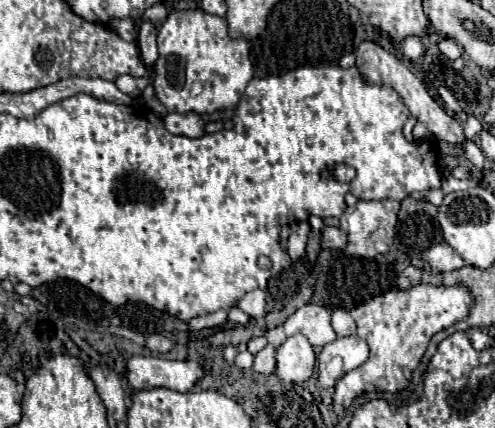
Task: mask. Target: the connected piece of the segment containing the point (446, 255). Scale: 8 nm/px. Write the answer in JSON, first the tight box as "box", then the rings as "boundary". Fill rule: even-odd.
{"box":[426,243,466,271],"boundary":[[[448,243],[432,245],[426,251],[426,261],[430,263],[430,267],[434,271],[454,271],[454,269],[460,269],[466,265],[464,259]]]}

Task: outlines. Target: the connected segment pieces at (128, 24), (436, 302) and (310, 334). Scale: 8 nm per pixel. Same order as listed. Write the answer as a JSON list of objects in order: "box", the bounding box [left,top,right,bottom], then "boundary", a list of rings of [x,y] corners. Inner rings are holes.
[{"box":[110,19,136,41],"boundary":[[[112,19],[110,25],[114,31],[124,39],[124,41],[134,41],[136,39],[136,23],[132,19]]]},{"box":[334,285,474,409],"boundary":[[[414,285],[408,289],[390,289],[382,295],[376,295],[362,305],[350,311],[352,319],[356,321],[358,337],[366,339],[370,347],[370,357],[364,365],[344,375],[334,387],[334,403],[342,405],[344,409],[350,403],[368,393],[368,391],[388,391],[398,393],[406,389],[412,381],[414,369],[420,365],[422,355],[432,339],[434,333],[462,321],[468,317],[468,311],[474,303],[474,297],[468,287],[454,285],[454,287],[436,287],[436,285]]]},{"box":[284,303,336,347],"boundary":[[[306,303],[300,309],[296,309],[294,315],[290,315],[284,321],[286,335],[302,333],[314,347],[324,347],[336,339],[336,333],[330,325],[330,309]]]}]

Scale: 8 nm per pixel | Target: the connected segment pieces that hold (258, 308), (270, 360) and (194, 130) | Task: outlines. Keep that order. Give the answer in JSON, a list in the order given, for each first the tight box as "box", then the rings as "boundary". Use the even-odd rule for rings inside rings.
[{"box":[238,289,266,317],"boundary":[[[254,289],[250,293],[246,293],[238,307],[242,311],[246,311],[250,317],[264,317],[266,315],[266,291],[264,289]]]},{"box":[254,345,276,375],"boundary":[[[266,345],[260,353],[254,355],[254,371],[270,375],[276,369],[276,347],[274,345]]]},{"box":[164,113,204,137],"boundary":[[[170,113],[164,117],[164,125],[172,135],[184,135],[184,137],[200,137],[204,135],[204,123],[200,115],[196,113]]]}]

